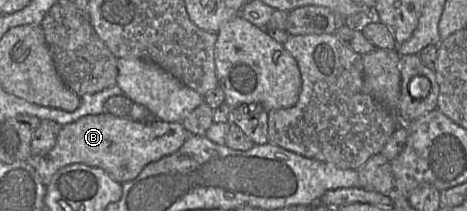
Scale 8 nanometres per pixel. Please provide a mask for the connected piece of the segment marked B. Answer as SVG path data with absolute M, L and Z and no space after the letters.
M109 113L88 115L62 126L54 147L41 156L33 156L33 164L44 185L58 170L76 163L101 168L115 181L125 183L136 178L148 164L175 153L188 135L181 122L142 123Z

